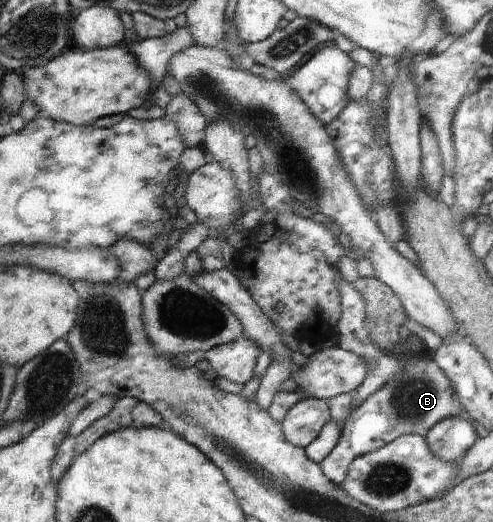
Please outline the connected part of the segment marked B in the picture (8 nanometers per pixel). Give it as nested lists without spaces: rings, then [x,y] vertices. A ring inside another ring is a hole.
[[[420,355],[404,357],[401,371],[389,379],[381,389],[370,395],[359,407],[353,408],[341,425],[341,435],[331,453],[321,461],[323,475],[341,486],[351,462],[359,456],[371,453],[397,437],[415,434],[425,437],[433,425],[448,417],[466,416],[449,379],[435,363]]]

